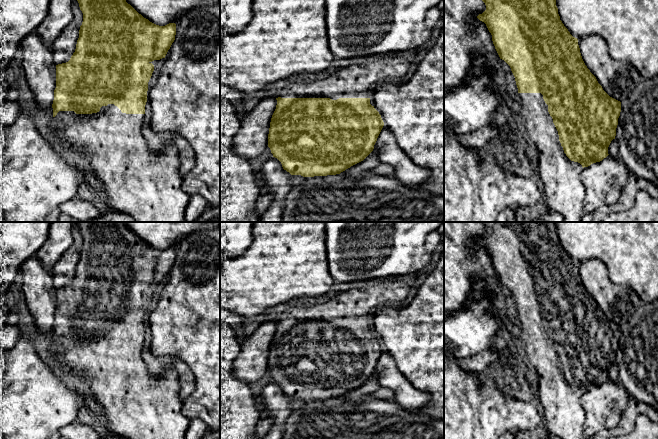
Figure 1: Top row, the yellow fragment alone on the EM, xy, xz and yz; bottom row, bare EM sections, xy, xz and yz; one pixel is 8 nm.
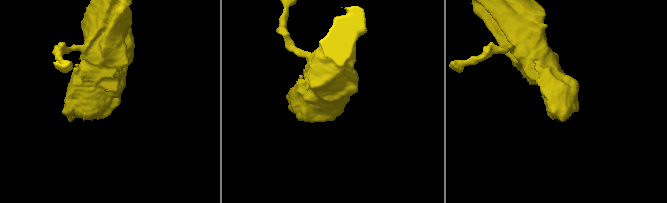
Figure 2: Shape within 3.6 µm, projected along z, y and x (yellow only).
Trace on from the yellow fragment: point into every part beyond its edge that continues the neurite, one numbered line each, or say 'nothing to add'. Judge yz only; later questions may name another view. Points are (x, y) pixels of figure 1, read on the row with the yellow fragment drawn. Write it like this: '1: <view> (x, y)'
1: yz (564, 192)

